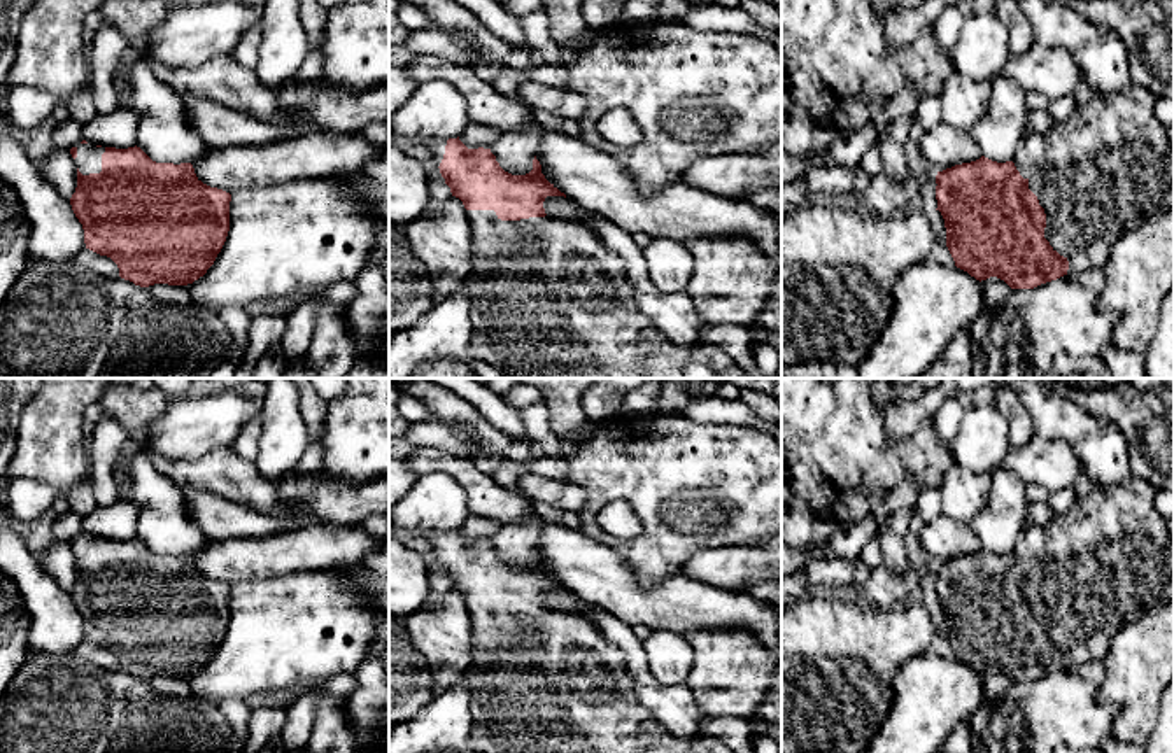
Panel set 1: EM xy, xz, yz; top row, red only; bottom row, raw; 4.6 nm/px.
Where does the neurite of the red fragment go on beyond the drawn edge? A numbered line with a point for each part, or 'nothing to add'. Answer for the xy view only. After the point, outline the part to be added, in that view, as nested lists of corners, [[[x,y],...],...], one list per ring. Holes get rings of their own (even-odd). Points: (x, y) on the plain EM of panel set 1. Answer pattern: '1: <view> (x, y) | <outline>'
1: xy (88, 552) | [[[79,536],[77,538],[77,560],[82,567],[100,566],[102,564],[102,546],[105,539],[96,539],[95,536]]]

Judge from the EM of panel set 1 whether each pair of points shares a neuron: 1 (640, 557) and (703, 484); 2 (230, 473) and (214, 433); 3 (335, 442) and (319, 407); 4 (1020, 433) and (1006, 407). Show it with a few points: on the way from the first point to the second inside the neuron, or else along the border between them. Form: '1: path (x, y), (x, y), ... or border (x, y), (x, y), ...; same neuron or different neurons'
1: path (657, 540), (664, 533), (664, 524), (687, 501); same neuron
2: border (230, 445), (181, 461); different neurons
3: border (328, 401), (325, 424), (316, 438); different neurons
4: path (1020, 426), (1013, 414); same neuron

